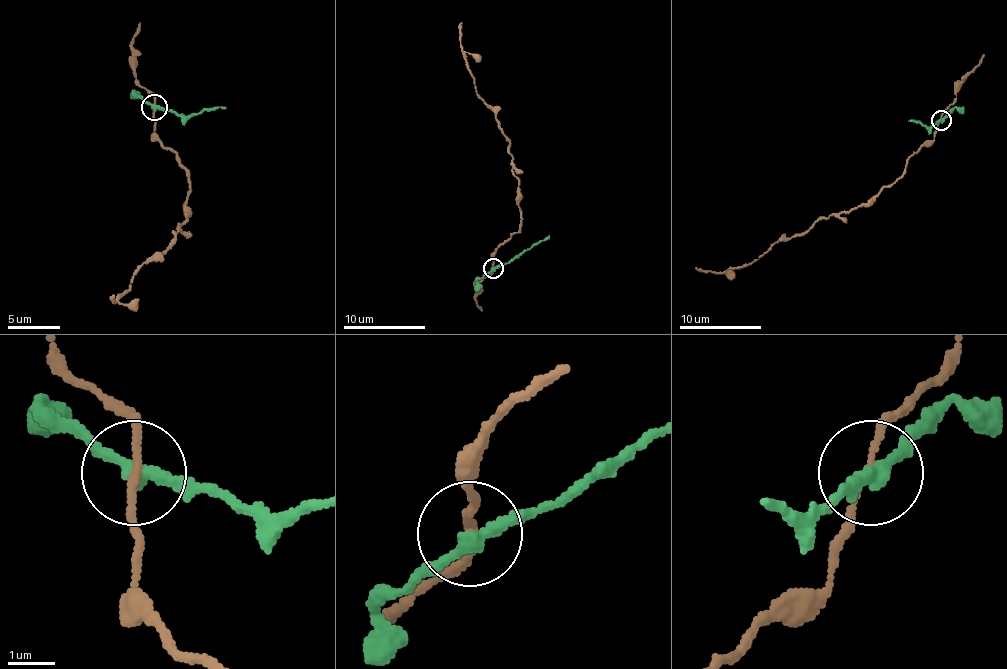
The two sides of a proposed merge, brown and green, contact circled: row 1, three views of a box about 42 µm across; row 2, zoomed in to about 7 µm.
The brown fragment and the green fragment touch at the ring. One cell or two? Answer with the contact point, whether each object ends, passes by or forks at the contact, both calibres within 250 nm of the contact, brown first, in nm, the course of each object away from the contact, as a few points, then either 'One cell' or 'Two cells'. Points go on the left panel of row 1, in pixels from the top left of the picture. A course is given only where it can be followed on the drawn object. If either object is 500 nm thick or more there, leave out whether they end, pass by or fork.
Place: (154, 107). At the ring brown passes by. At the ring green passes by. Thickness 140 nm (brown) against 280 nm. Course of brown: (155, 107), (155, 136), (180, 159), (188, 178), (186, 214), (175, 240), (134, 274), (113, 302), (113, 294). Course of green: (155, 107), (188, 115), (225, 107). Two cells

